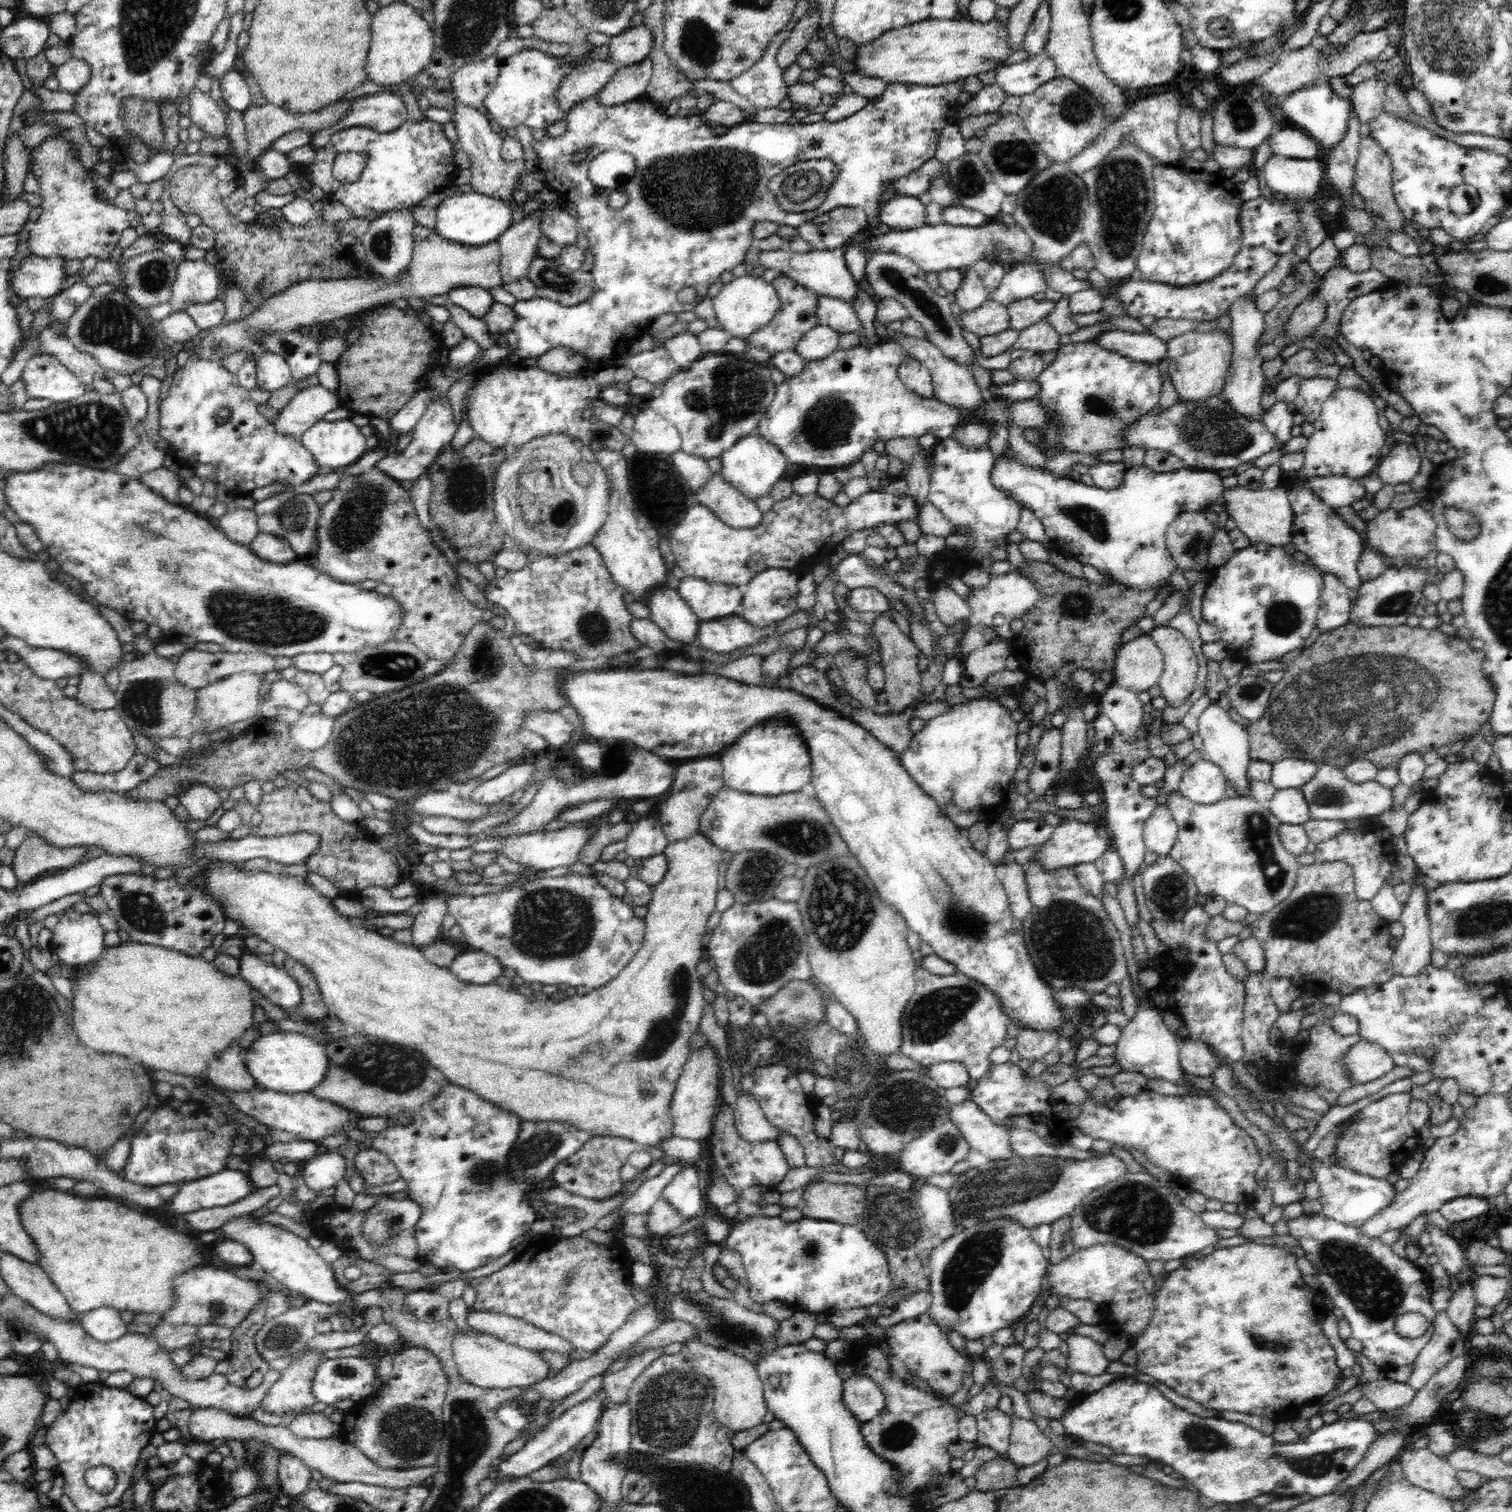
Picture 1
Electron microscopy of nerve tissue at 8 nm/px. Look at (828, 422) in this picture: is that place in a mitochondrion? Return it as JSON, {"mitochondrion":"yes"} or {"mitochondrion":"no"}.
{"mitochondrion":"yes"}

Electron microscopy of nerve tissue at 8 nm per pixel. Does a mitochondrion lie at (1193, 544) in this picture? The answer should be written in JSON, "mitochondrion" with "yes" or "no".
{"mitochondrion":"yes"}

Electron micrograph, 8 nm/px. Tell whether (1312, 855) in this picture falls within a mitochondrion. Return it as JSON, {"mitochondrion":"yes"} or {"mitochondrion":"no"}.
{"mitochondrion":"no"}

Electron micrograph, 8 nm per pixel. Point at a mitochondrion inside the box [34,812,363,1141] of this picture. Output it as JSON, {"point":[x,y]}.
{"point":[142,913]}

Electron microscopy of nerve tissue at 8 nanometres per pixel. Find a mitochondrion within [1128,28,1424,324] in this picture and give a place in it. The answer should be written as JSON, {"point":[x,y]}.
{"point":[1240,118]}

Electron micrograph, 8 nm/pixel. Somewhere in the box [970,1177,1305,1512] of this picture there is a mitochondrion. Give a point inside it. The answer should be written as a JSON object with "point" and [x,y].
{"point":[1138,1213]}

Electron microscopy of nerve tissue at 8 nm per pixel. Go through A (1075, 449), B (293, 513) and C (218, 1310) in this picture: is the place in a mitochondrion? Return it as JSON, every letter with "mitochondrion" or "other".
{"A":"other","B":"mitochondrion","C":"mitochondrion"}

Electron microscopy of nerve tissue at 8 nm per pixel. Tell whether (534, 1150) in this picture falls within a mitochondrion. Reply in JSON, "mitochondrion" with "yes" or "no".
{"mitochondrion":"yes"}

